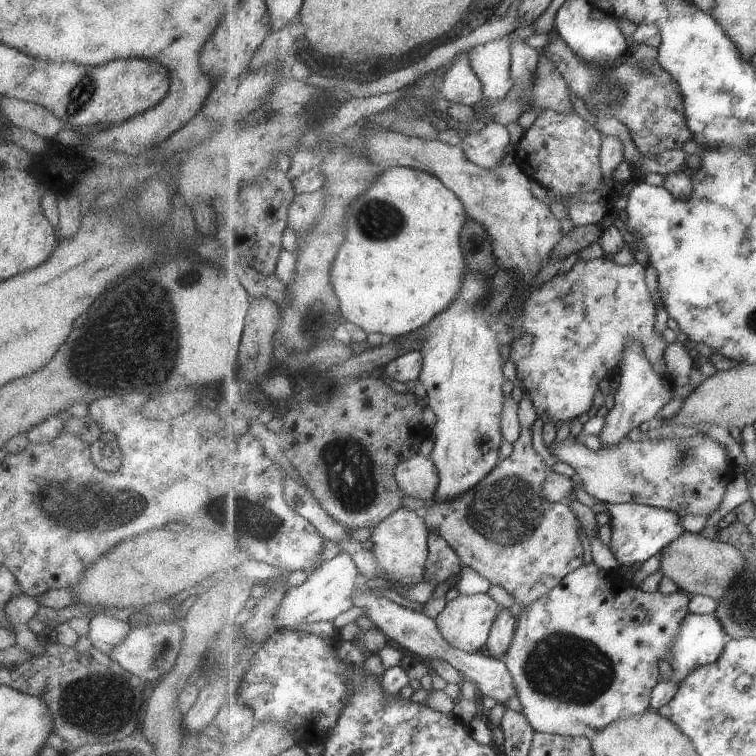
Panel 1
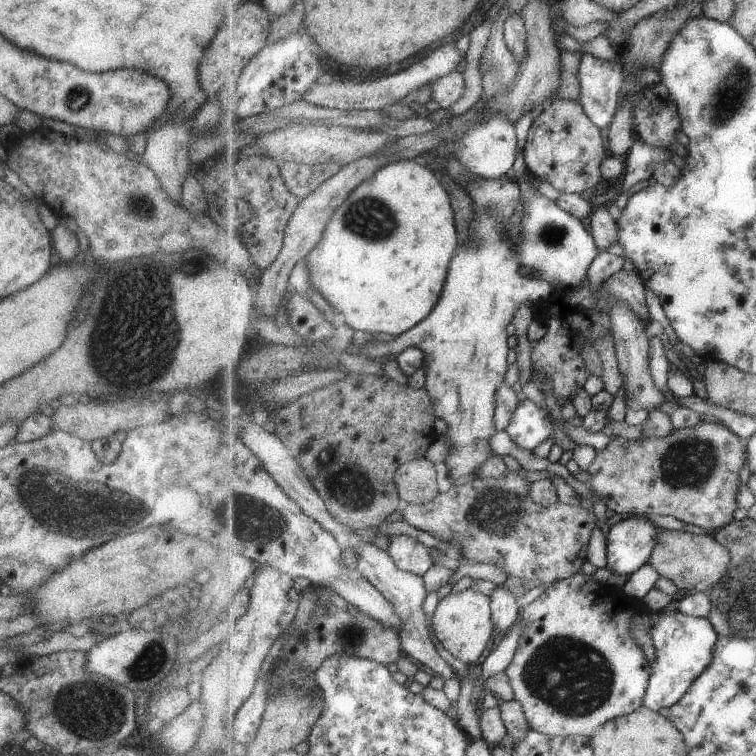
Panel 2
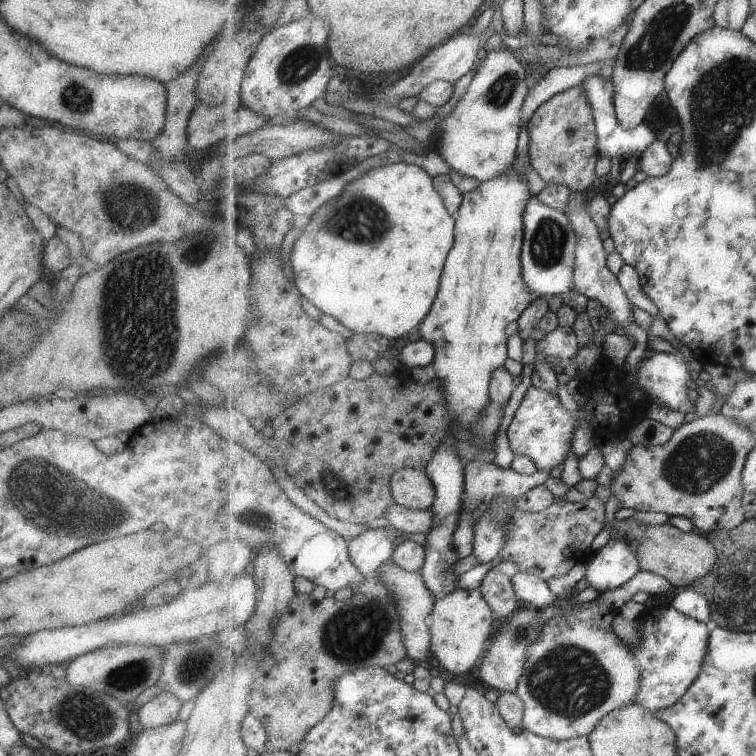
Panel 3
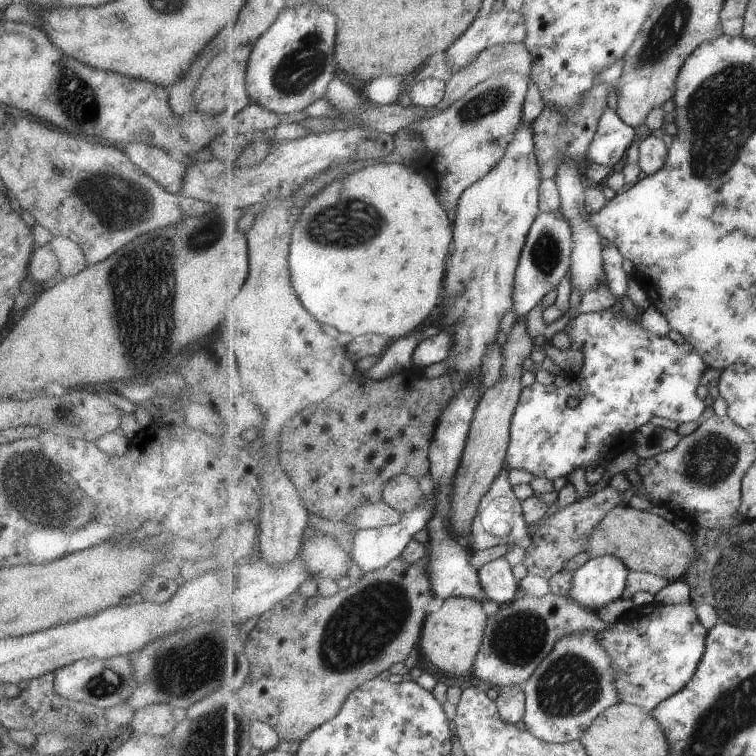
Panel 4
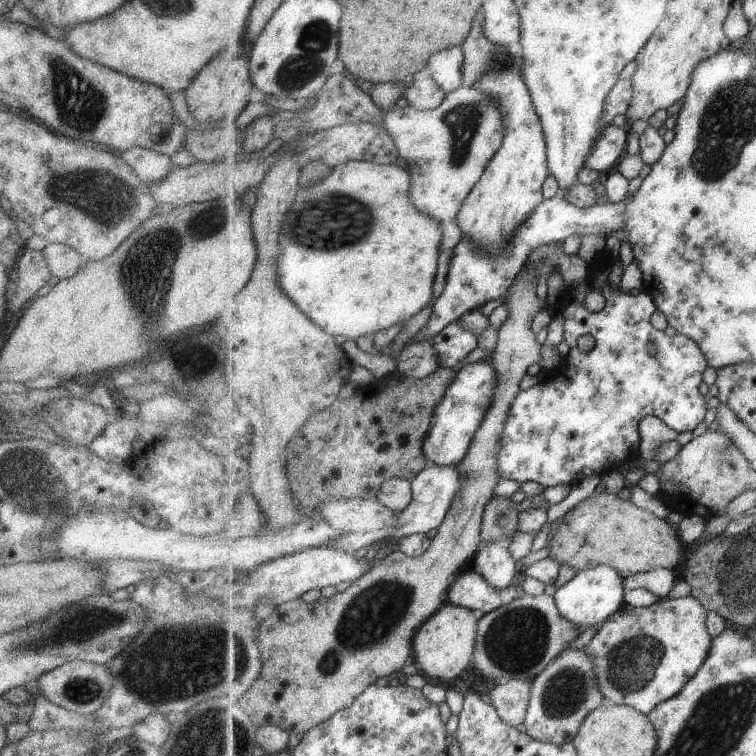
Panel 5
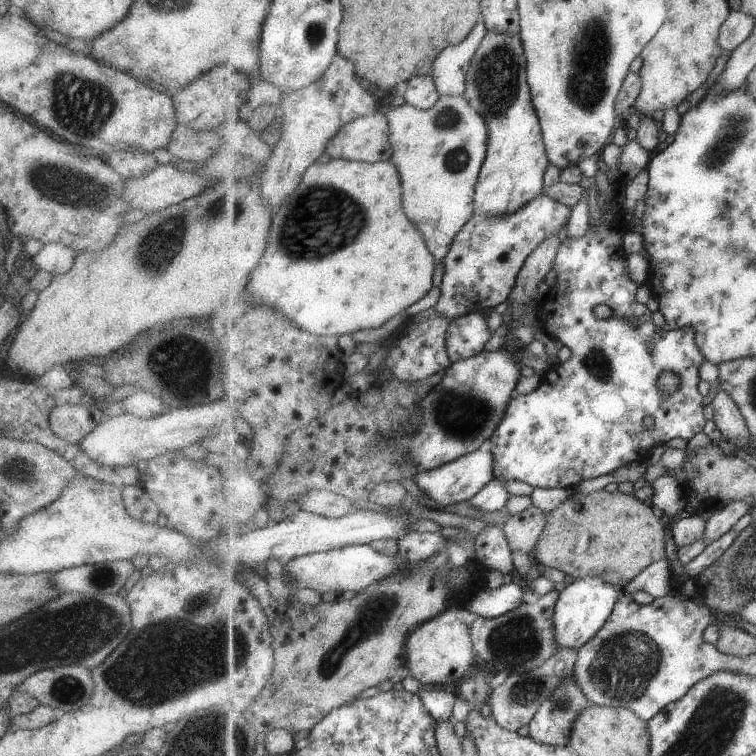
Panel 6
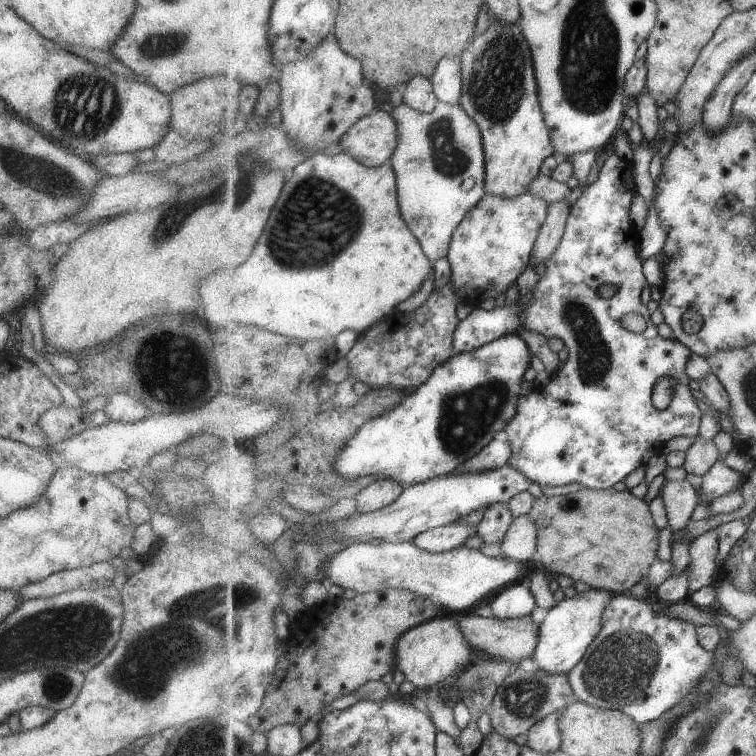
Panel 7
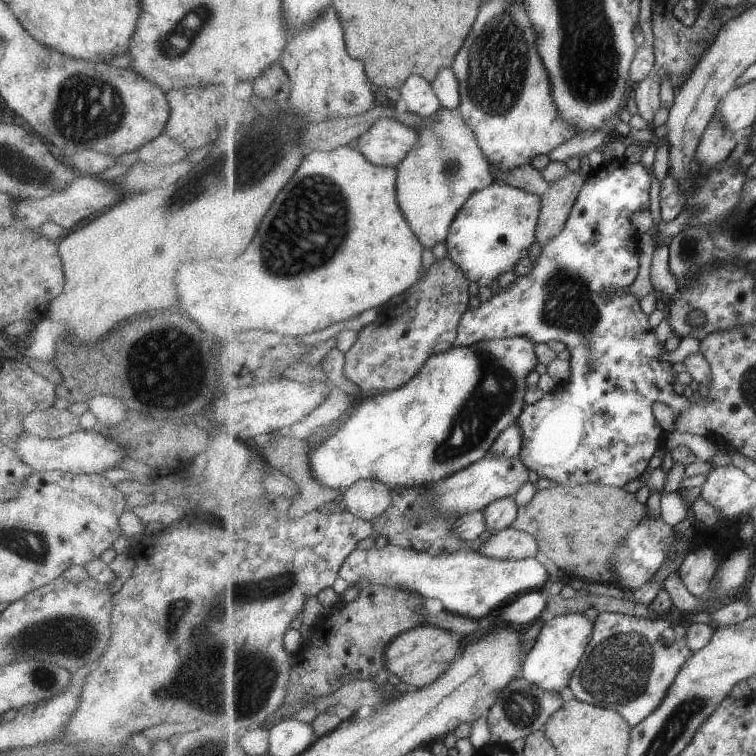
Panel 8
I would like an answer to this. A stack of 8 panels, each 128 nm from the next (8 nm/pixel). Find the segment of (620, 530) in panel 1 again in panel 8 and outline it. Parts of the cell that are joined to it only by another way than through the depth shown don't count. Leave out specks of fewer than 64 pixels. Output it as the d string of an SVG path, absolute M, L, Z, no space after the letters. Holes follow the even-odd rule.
M572 613L549 619L535 645L526 654L520 676L527 678L528 682L539 686L541 690L561 692L569 688L573 672L580 666L593 634L594 622L589 622L585 614Z

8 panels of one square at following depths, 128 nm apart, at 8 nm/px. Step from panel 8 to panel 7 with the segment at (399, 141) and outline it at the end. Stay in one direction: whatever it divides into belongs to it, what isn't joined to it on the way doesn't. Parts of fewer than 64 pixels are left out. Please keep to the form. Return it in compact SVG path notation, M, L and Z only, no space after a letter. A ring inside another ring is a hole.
M376 111L362 118L340 138L339 144L343 152L365 166L389 163L399 144L392 113Z

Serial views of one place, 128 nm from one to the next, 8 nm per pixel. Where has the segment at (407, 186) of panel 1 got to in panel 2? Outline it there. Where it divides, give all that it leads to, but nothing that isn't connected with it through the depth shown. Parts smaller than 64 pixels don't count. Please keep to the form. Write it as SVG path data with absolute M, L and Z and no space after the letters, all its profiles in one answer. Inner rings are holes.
M403 159L379 169L373 177L355 188L337 208L325 228L321 246L317 246L307 258L307 268L311 272L308 282L345 316L345 324L355 331L384 332L396 337L424 321L433 312L441 300L449 267L459 248L456 214L449 190L422 161Z

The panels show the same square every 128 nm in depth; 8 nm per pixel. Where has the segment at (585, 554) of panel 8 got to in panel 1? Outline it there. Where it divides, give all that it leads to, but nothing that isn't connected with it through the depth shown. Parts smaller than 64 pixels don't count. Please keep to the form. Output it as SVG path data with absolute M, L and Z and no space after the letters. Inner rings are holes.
M685 531L677 540L663 549L660 570L663 576L673 578L690 596L703 595L721 600L733 586L733 582L745 570L745 556L736 546L724 541L703 538L699 533Z

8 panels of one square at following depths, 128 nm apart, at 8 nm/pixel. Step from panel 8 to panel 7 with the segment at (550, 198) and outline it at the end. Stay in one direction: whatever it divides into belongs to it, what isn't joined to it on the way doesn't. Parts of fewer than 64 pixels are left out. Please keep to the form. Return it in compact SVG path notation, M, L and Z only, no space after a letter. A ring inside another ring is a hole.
M567 198L550 203L547 220L541 227L531 256L531 268L546 263L555 254L563 240L571 212L572 207Z

